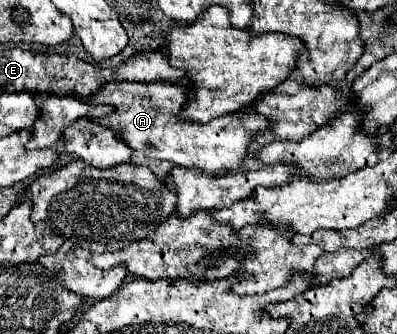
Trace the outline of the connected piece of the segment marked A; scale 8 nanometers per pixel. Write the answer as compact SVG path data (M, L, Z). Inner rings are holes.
M109 82L109 84L103 84L103 88L99 88L99 92L89 96L87 102L91 102L91 104L113 104L115 106L115 112L111 112L111 116L99 118L99 124L103 124L105 128L111 128L113 132L119 132L119 136L123 136L123 142L131 150L143 152L149 158L169 160L177 166L199 168L205 174L223 174L223 172L235 170L245 160L245 150L253 142L255 134L265 130L269 126L269 122L263 116L249 114L249 112L225 114L225 116L215 118L207 124L185 122L179 118L179 110L189 96L191 96L191 92L185 86L181 86L181 82Z

